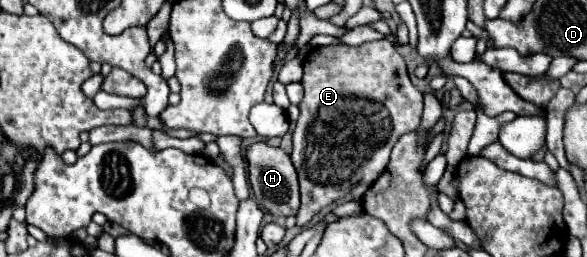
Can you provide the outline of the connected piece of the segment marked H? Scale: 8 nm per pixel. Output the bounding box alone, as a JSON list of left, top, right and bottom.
[246,141,300,217]

